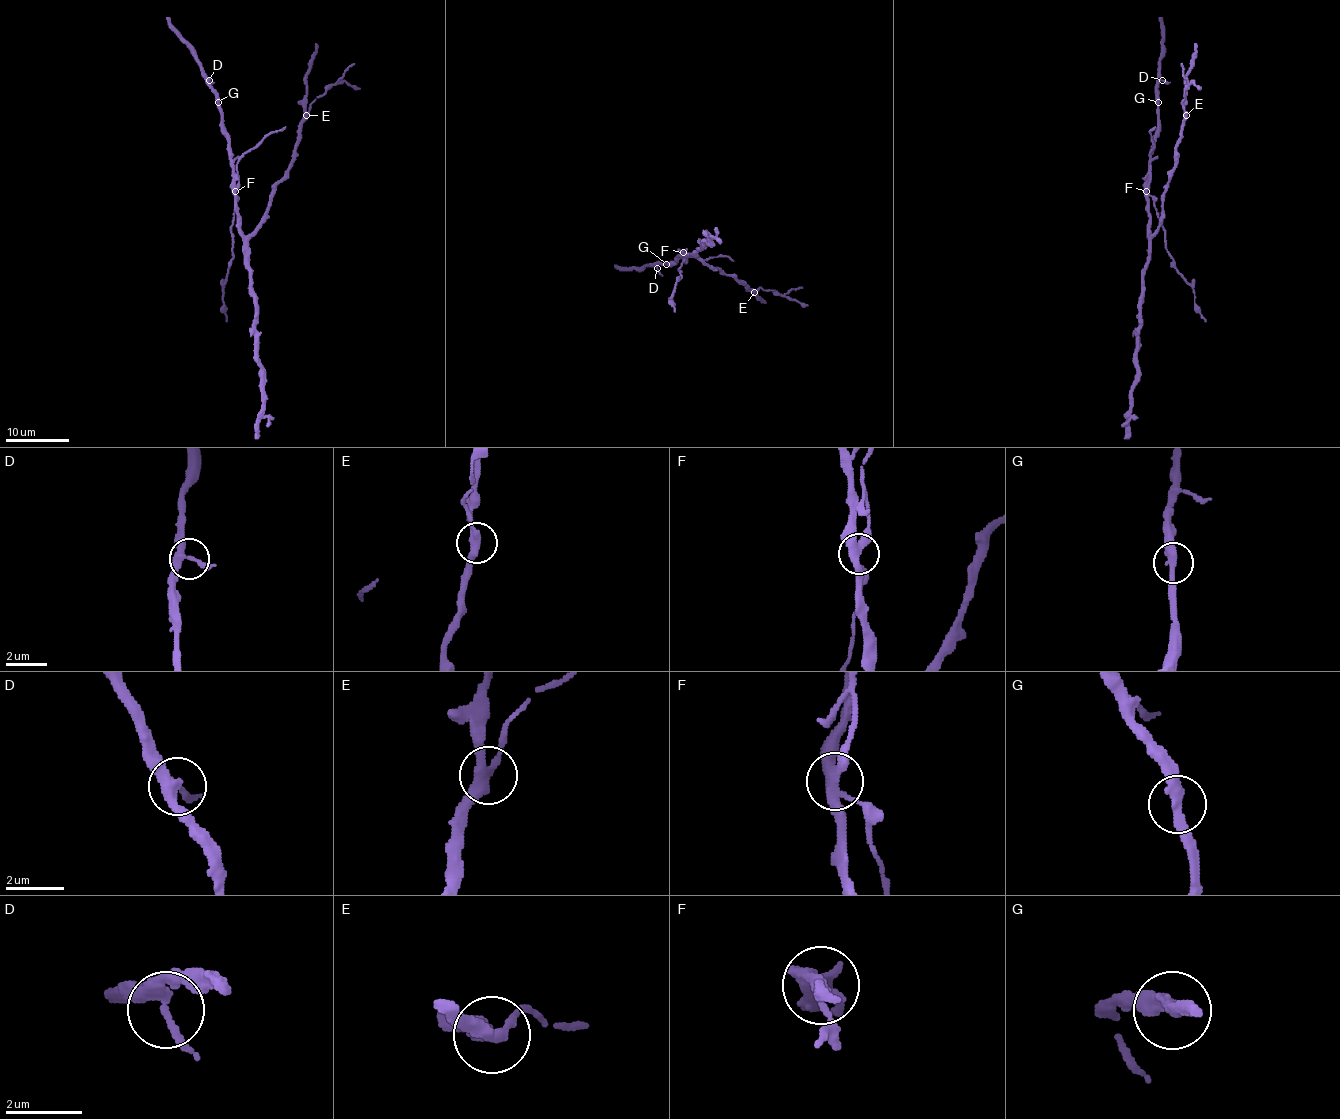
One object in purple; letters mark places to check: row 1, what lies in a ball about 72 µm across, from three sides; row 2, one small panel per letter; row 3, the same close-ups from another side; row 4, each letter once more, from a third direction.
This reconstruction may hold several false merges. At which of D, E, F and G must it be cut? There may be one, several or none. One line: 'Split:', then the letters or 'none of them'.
Split: E, F

